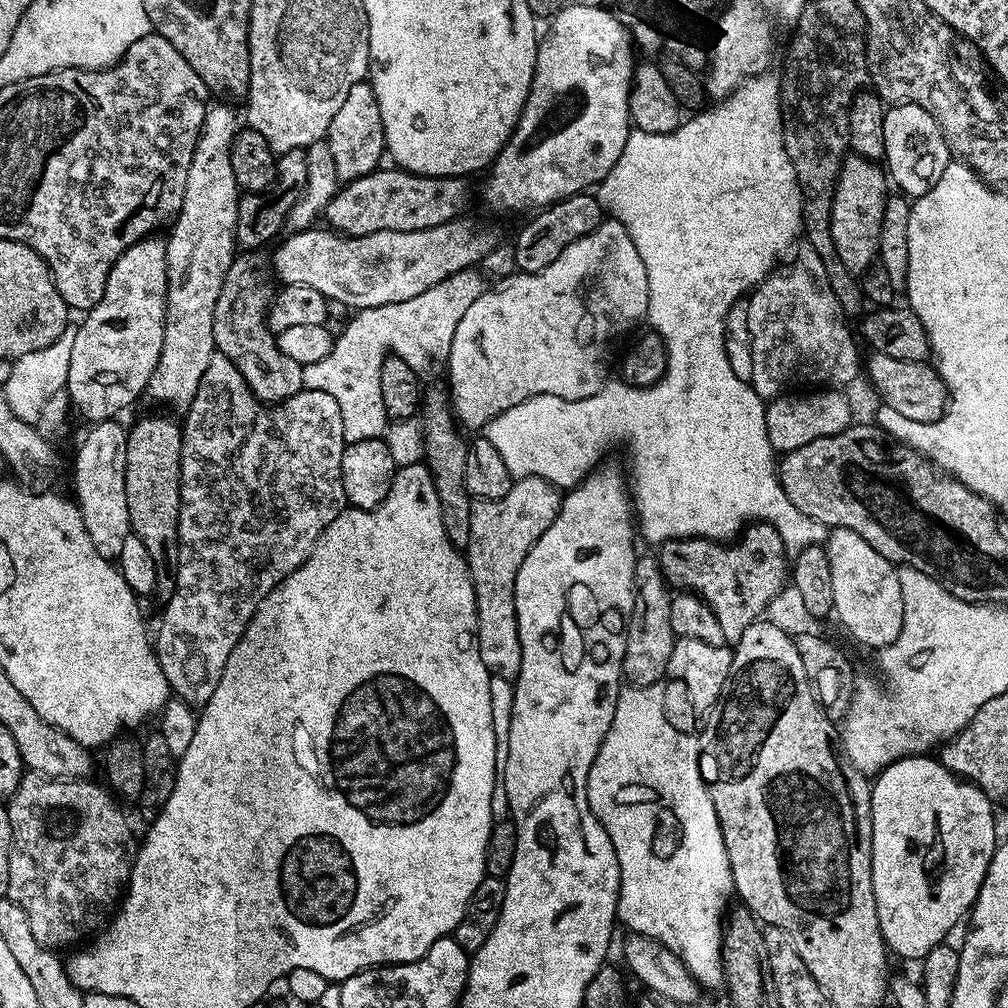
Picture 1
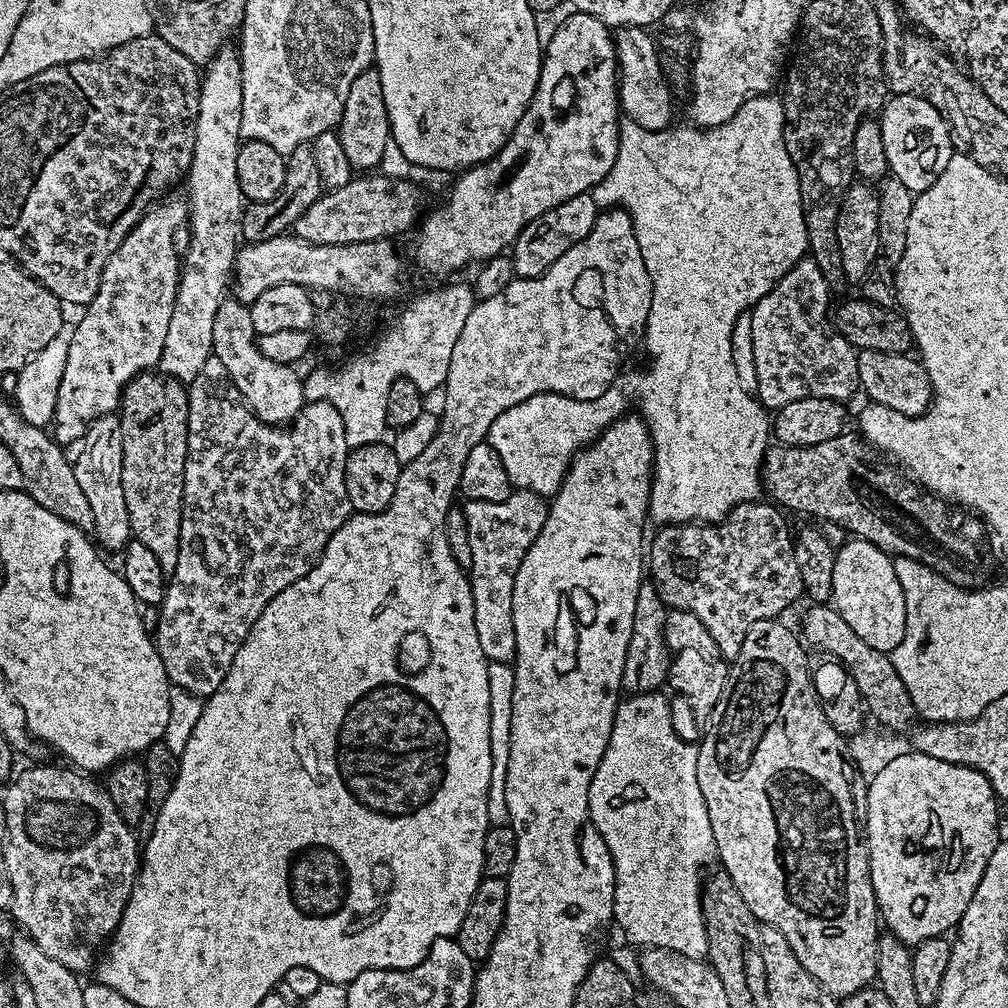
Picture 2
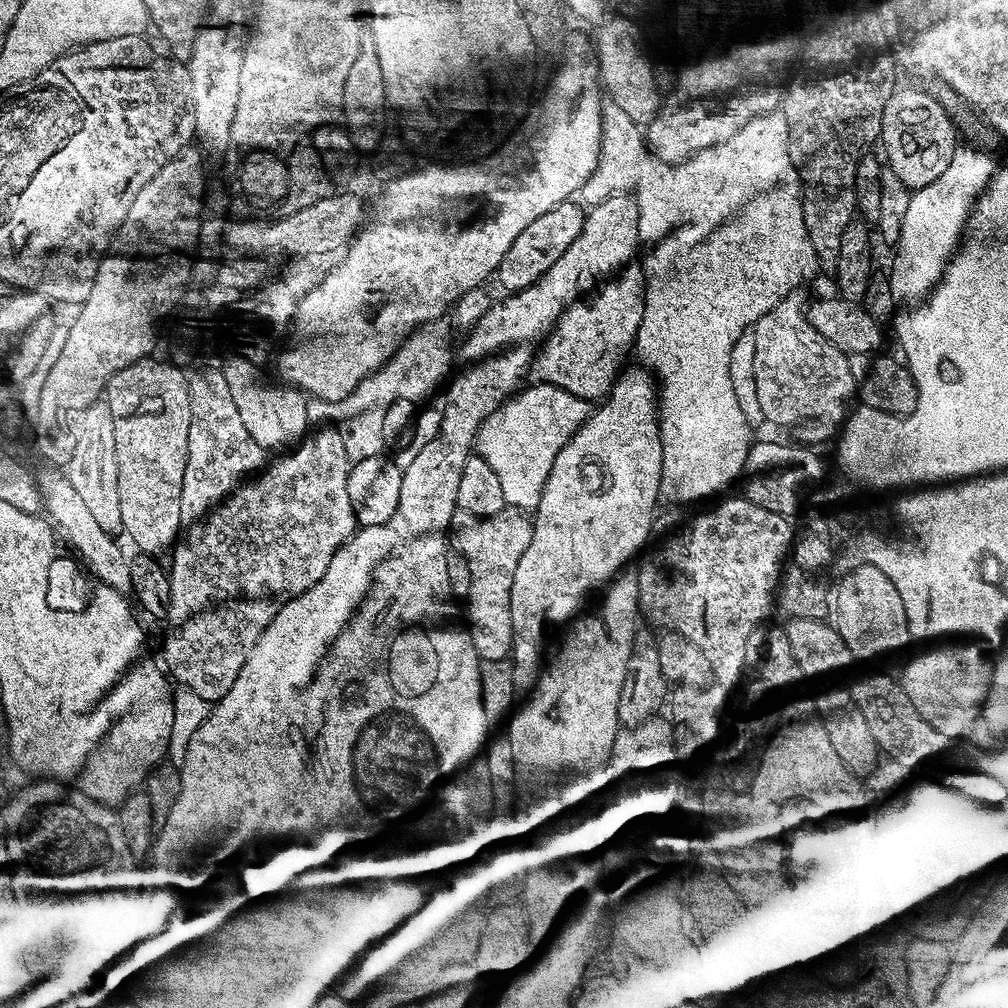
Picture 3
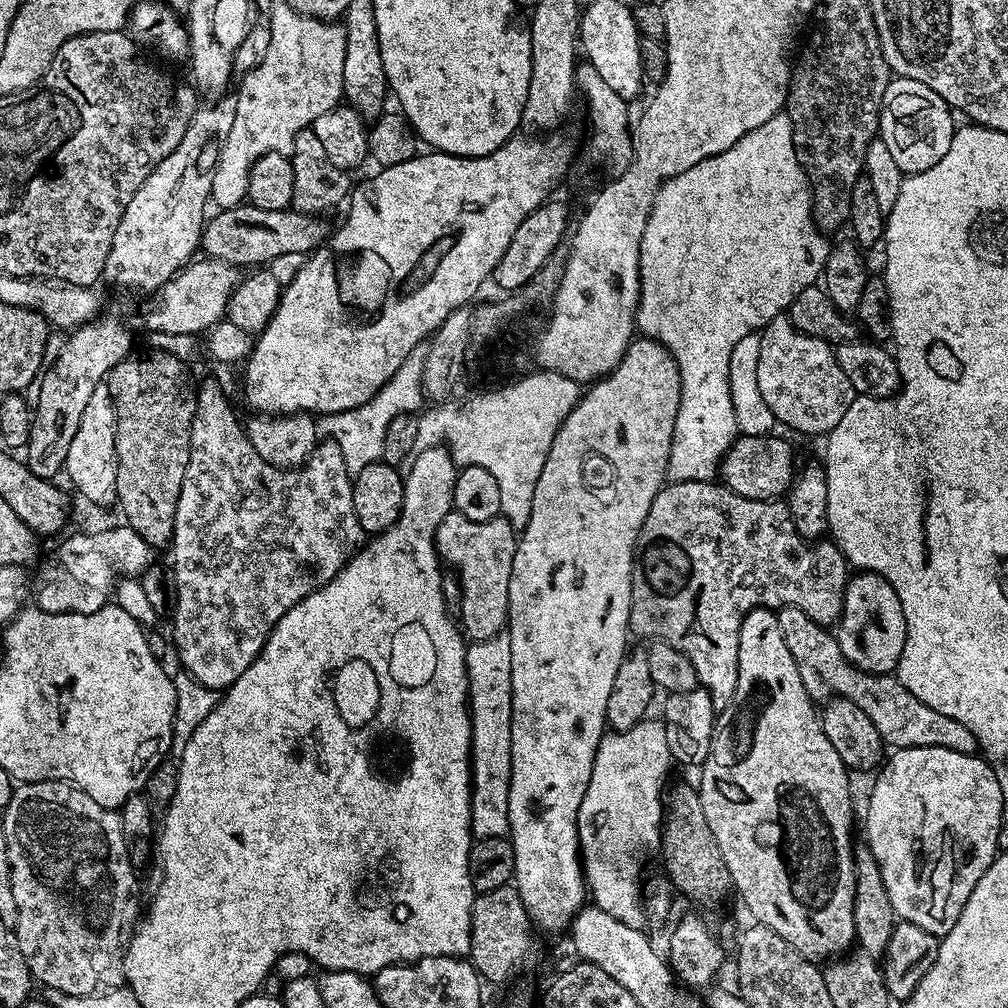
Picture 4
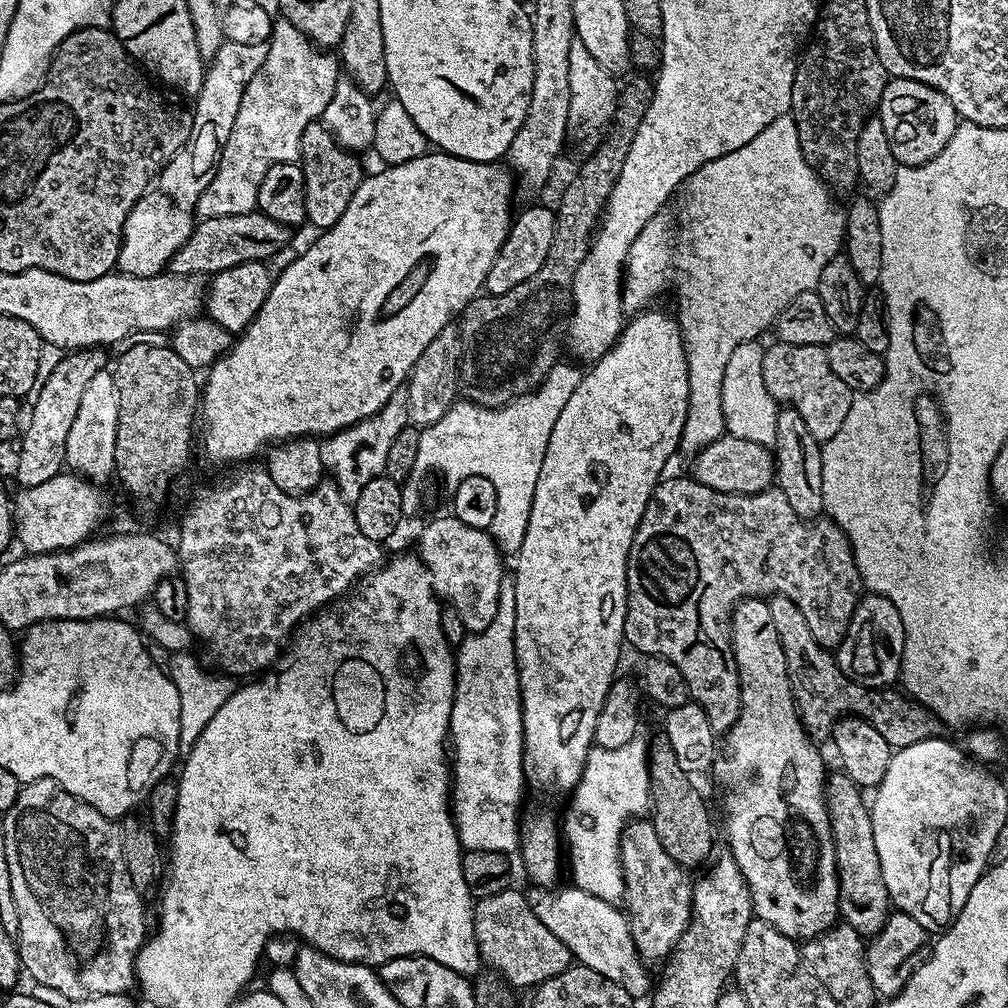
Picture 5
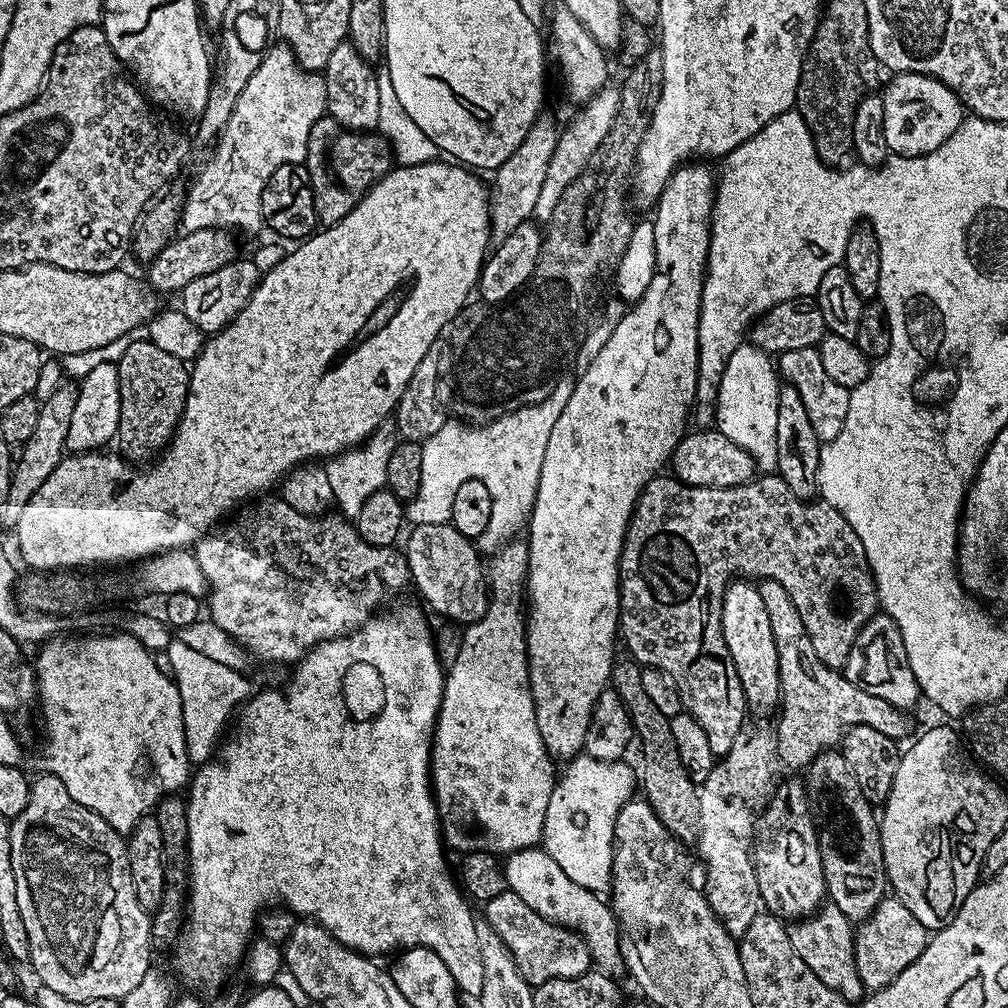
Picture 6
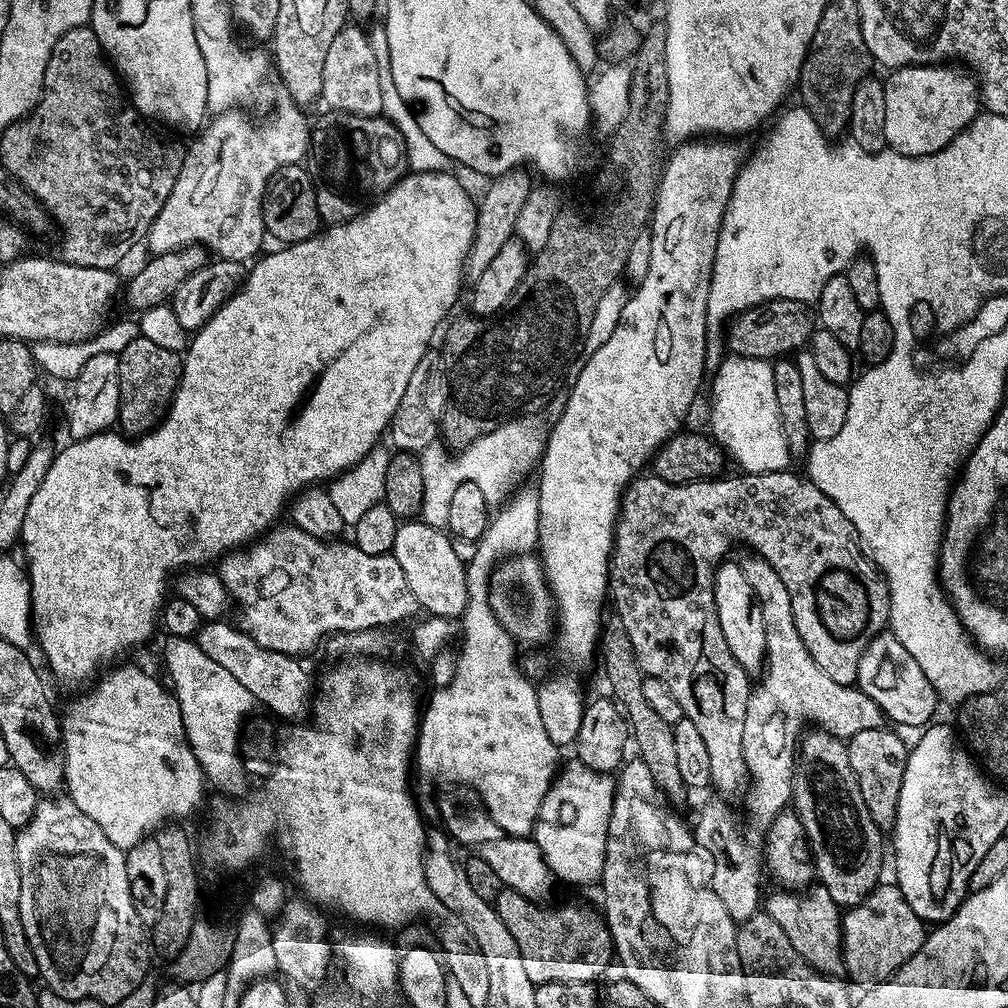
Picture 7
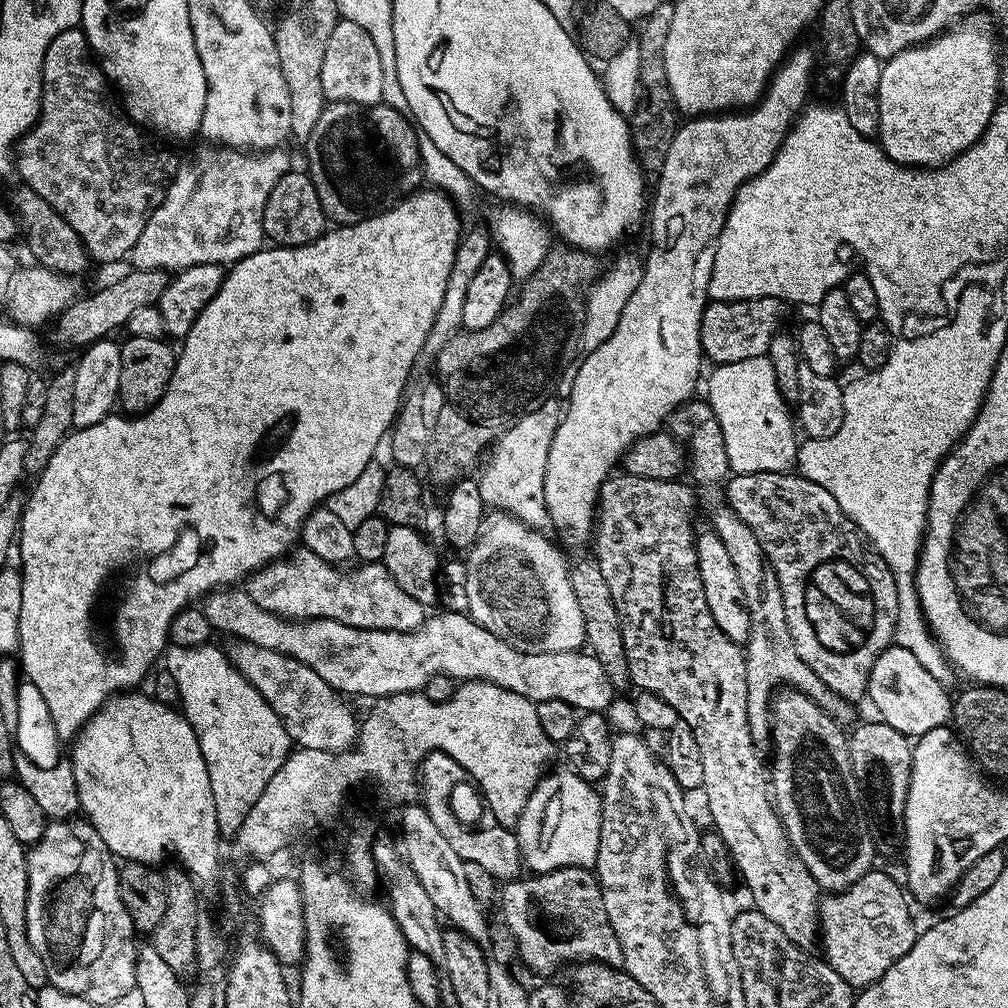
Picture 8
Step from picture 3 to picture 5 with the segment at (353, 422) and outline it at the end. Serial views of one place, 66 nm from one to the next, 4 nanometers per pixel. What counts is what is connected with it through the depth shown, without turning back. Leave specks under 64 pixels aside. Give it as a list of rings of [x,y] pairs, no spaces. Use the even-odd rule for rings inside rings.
[[[398,391],[392,395],[390,402],[386,402],[386,406],[382,406],[382,410],[378,410],[370,418],[335,432],[333,436],[323,437],[320,446],[322,462],[330,473],[331,483],[336,485],[336,489],[345,498],[350,502],[356,501],[368,482],[385,475],[384,467],[390,454],[390,446],[394,443],[394,438],[398,438],[398,434],[402,434],[402,430],[409,427],[409,424],[408,398],[403,391]]]

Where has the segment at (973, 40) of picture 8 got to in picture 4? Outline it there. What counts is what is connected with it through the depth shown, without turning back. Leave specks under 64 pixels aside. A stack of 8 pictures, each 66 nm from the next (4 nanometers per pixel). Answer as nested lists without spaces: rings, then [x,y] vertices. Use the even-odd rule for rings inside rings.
[[[905,76],[889,79],[884,95],[884,105],[880,107],[879,139],[886,142],[894,162],[906,174],[925,172],[938,162],[942,154],[950,150],[954,123],[953,109],[930,86]]]

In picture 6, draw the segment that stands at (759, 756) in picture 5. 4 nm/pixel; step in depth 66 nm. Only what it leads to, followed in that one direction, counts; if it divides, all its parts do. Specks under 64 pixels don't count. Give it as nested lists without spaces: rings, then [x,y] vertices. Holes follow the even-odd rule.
[[[737,578],[724,591],[722,634],[726,642],[726,650],[730,650],[734,670],[738,670],[738,682],[742,682],[747,707],[757,708],[760,712],[768,712],[771,708],[773,711],[782,699],[778,650],[774,646],[774,632],[770,630],[770,618],[766,615],[762,594],[755,583]],[[799,779],[781,783],[773,792],[757,819],[750,851],[756,867],[760,903],[773,916],[803,918],[811,916],[825,903],[828,887],[822,870],[820,836],[812,821],[808,794]]]

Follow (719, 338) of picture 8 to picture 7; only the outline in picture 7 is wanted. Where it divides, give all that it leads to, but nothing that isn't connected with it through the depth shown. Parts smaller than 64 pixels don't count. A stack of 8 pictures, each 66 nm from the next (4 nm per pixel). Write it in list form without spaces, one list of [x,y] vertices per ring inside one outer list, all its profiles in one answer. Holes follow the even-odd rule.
[[[776,299],[737,313],[727,325],[727,349],[735,356],[769,362],[803,349],[811,341],[816,328],[813,313],[811,316],[808,308],[805,301]]]

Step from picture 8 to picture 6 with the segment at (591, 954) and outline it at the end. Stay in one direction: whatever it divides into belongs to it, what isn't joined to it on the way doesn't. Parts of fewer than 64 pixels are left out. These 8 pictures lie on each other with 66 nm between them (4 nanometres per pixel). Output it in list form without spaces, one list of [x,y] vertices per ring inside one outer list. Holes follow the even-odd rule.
[[[507,891],[498,894],[498,898],[490,898],[483,908],[483,919],[487,920],[494,934],[502,938],[518,970],[528,979],[529,984],[535,986],[554,978],[578,978],[593,967],[590,950],[578,931],[542,918],[530,910],[514,892]]]

